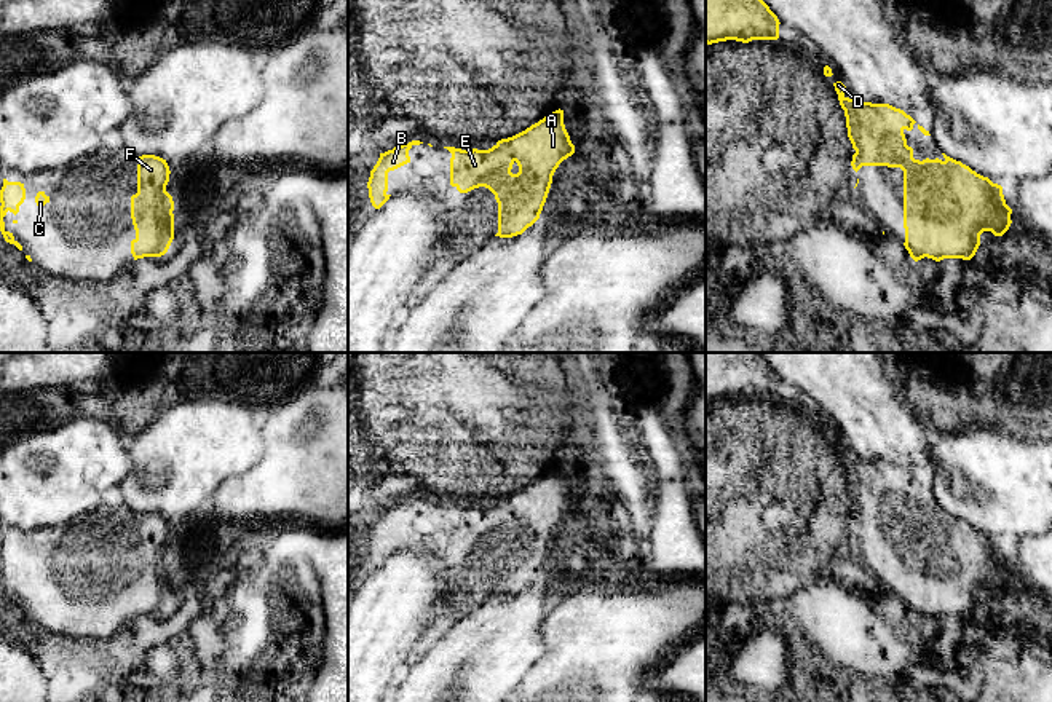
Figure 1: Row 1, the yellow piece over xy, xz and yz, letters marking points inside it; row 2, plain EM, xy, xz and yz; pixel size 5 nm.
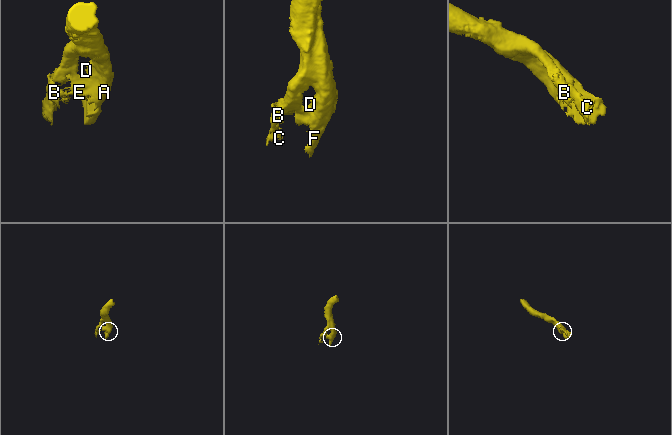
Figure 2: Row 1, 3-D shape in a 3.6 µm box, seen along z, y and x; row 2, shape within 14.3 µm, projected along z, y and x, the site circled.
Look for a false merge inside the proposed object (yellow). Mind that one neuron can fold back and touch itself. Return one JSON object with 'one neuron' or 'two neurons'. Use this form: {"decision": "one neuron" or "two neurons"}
{"decision": "one neuron"}

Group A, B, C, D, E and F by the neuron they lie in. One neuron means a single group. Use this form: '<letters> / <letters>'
A B C D E F

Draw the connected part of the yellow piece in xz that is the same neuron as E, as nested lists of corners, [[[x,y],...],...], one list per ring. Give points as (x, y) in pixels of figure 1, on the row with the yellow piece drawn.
[[[560,108],[488,150],[444,148],[452,153],[452,187],[460,193],[485,187],[495,195],[500,238],[522,235],[540,219],[556,169],[575,153]]]

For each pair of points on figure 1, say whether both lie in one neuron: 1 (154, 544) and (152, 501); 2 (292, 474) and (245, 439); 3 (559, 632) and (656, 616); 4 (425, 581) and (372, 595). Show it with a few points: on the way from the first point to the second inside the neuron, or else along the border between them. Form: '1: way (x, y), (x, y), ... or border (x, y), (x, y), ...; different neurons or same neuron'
1: border (126, 508), (134, 512), (158, 512), (165, 517); different neurons
2: border (261, 453), (245, 471), (230, 477); different neurons
3: way (583, 629), (632, 629); same neuron
4: way (412, 586), (399, 595), (385, 595); same neuron

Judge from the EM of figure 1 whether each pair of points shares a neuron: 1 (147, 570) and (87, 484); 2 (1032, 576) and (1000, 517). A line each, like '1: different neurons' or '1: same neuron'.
1: different neurons
2: different neurons

